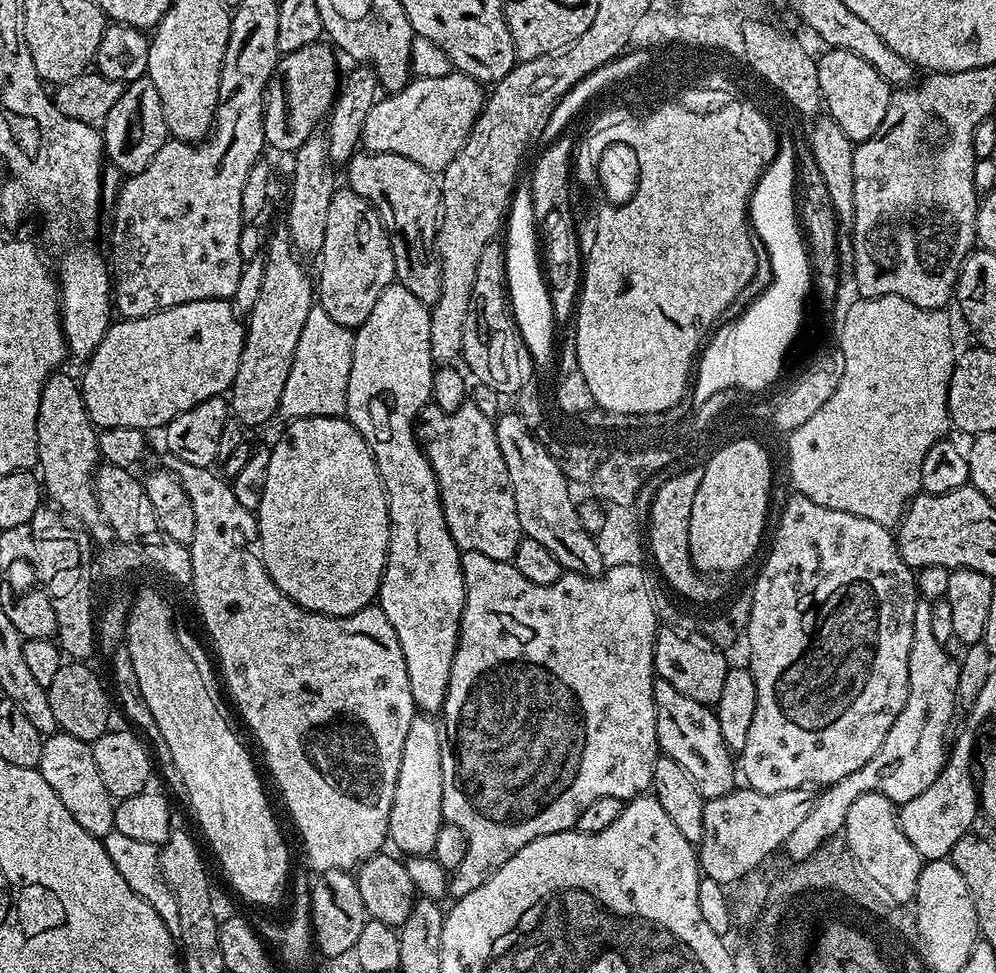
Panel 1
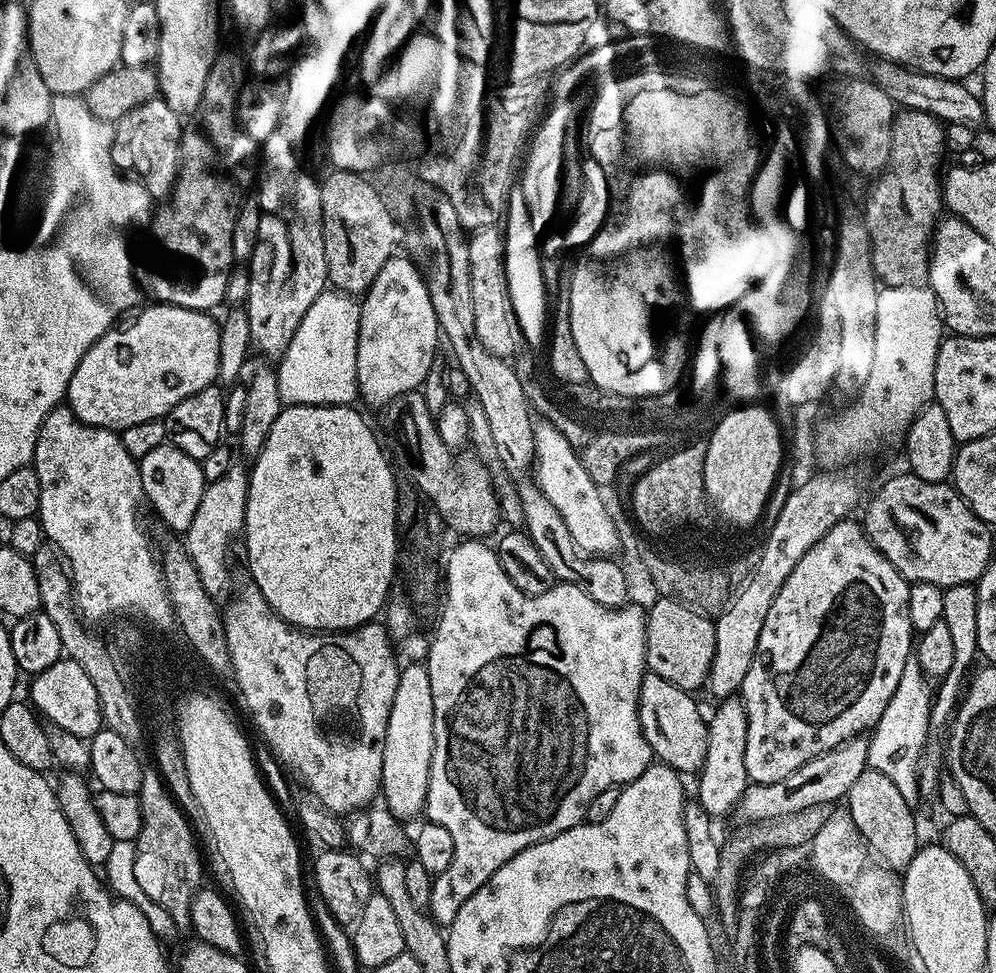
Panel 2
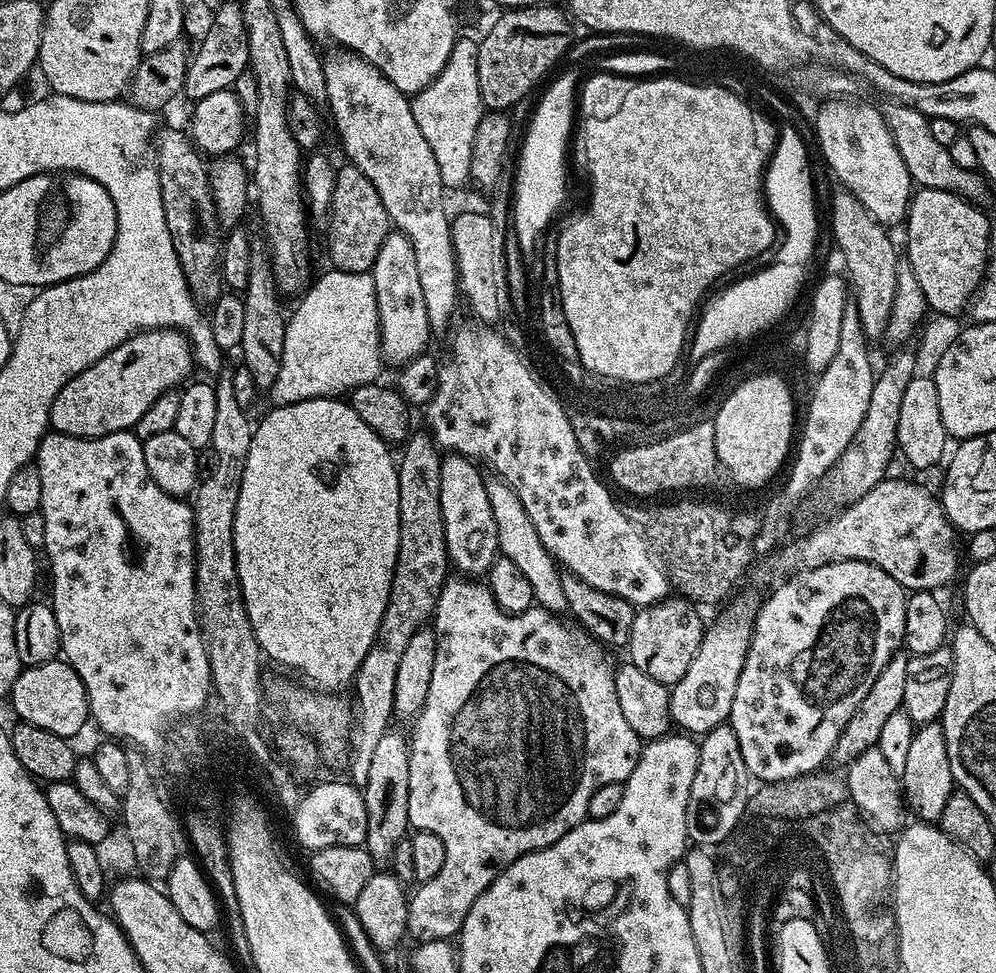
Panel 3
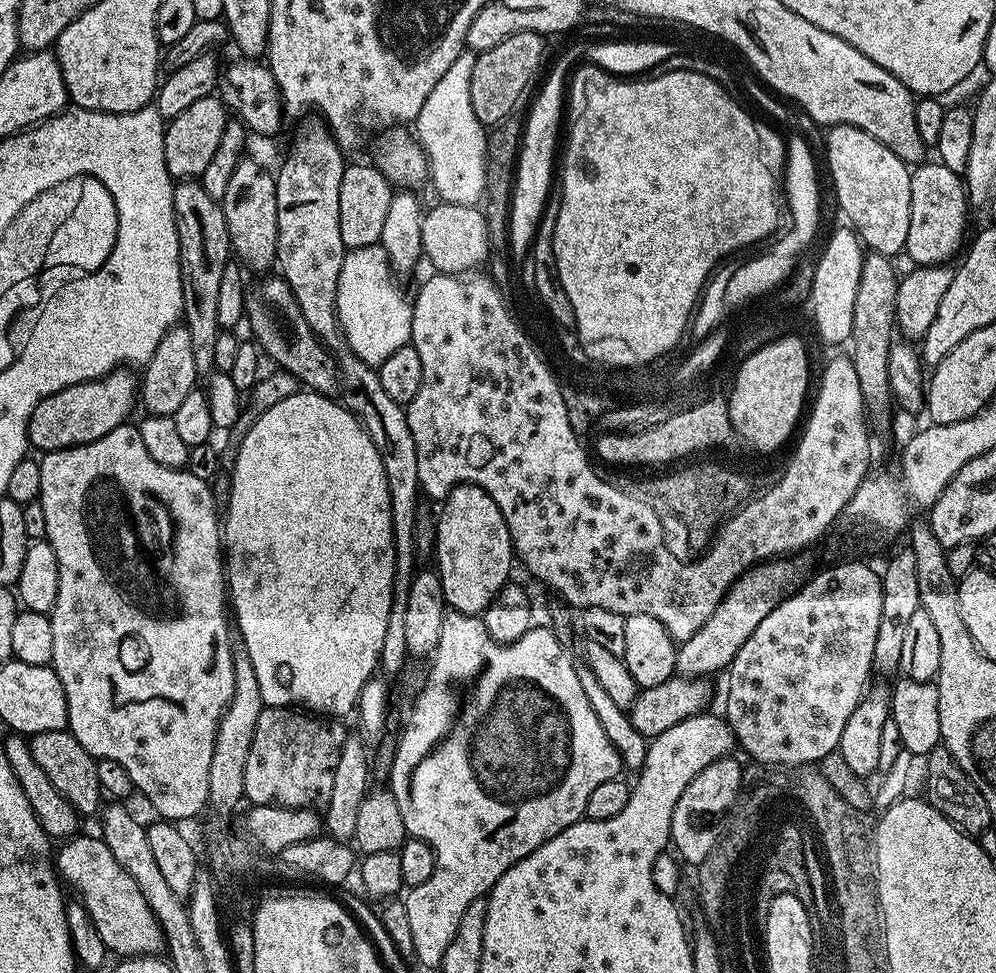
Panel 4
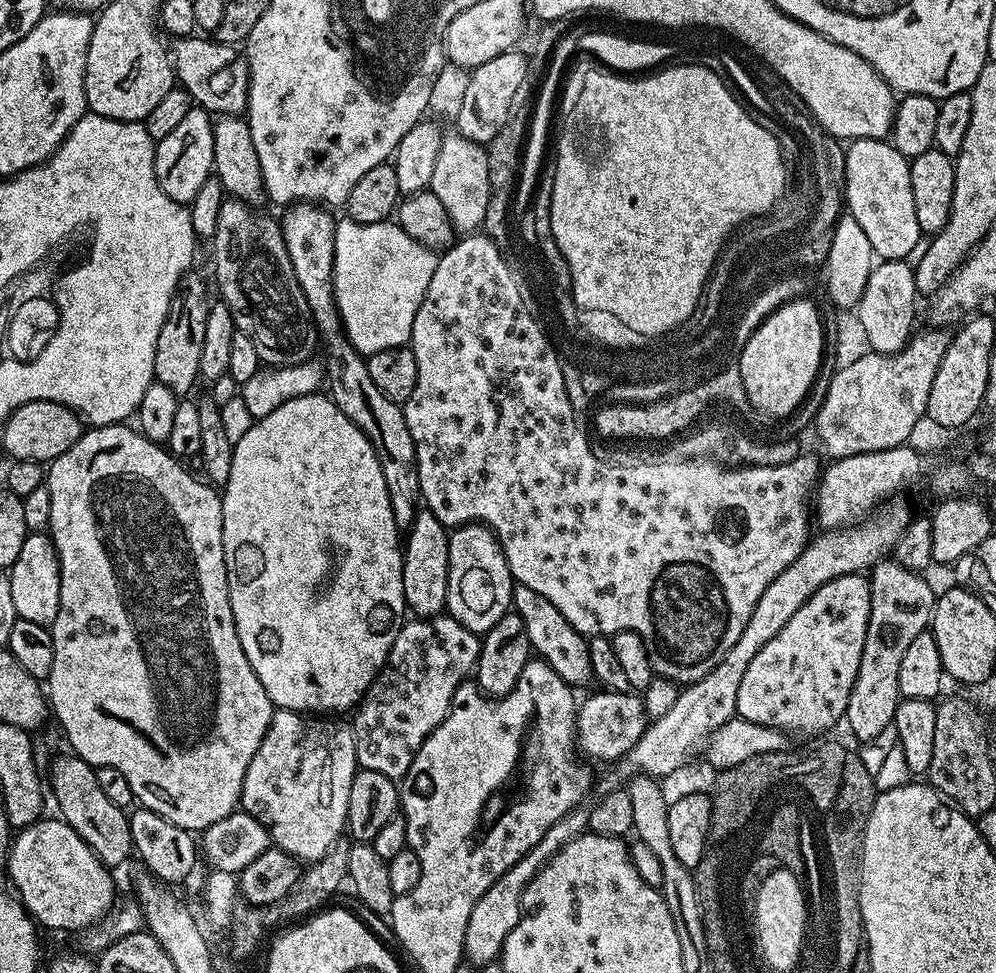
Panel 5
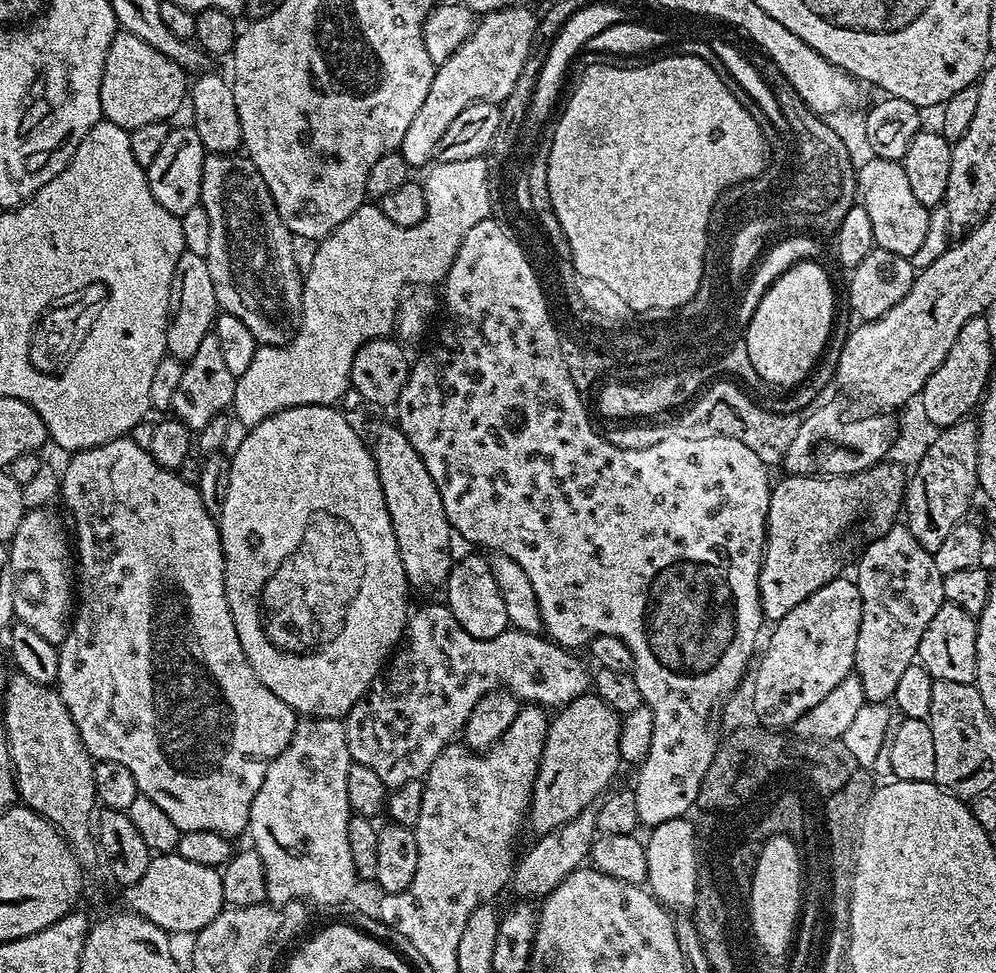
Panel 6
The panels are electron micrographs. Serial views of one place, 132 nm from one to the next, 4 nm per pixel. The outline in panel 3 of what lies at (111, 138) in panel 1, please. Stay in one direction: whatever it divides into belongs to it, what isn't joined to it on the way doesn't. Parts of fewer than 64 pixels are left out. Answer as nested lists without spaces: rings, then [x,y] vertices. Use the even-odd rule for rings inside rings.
[[[161,127],[154,137],[154,152],[162,186],[162,210],[166,210],[166,226],[180,259],[192,297],[201,306],[211,306],[222,293],[220,250],[222,225],[216,217],[216,200],[208,181],[208,164],[187,135],[176,128]]]

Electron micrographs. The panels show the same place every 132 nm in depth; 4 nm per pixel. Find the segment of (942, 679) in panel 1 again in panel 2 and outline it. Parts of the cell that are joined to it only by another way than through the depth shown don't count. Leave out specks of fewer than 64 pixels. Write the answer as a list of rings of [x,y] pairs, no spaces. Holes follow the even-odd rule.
[[[910,658],[902,670],[902,678],[898,678],[898,690],[894,690],[894,698],[886,702],[886,710],[882,710],[882,718],[878,718],[875,728],[871,729],[868,740],[868,768],[878,770],[898,786],[902,798],[910,802],[921,799],[919,792],[919,759],[922,758],[924,748],[930,743],[930,714],[934,697],[934,688],[924,671],[920,669],[919,659]]]

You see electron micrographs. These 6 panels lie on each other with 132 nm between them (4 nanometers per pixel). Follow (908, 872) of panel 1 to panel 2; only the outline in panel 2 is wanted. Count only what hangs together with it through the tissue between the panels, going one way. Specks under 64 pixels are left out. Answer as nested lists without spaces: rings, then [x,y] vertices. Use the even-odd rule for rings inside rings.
[[[868,768],[862,774],[862,778],[858,778],[854,786],[850,786],[846,806],[854,818],[854,826],[858,826],[861,838],[867,842],[873,853],[893,870],[907,868],[921,840],[919,834],[916,833],[913,805],[906,798],[902,798],[898,786],[894,786],[894,782],[886,778],[886,774]]]

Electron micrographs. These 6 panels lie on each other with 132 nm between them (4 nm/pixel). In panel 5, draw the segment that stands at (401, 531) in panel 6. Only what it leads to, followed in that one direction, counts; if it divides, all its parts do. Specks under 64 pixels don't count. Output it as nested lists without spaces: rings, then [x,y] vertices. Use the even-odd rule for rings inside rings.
[[[420,510],[412,522],[412,527],[407,529],[406,539],[402,544],[404,553],[404,569],[402,570],[402,590],[407,611],[416,618],[431,618],[441,615],[448,602],[448,537],[449,529],[444,527],[434,514],[427,510]]]

